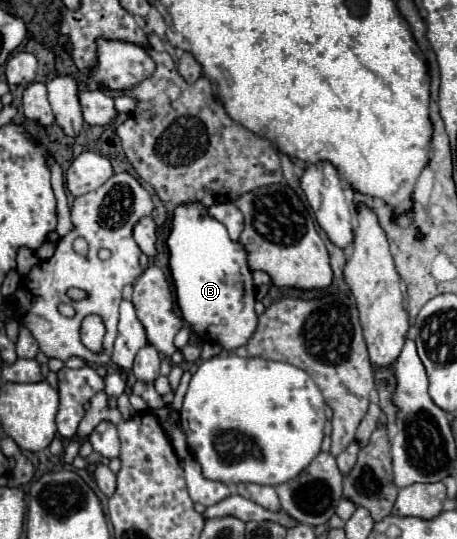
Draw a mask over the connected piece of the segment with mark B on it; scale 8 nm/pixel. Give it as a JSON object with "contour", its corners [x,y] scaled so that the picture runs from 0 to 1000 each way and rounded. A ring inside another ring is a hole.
{"contour":[[[405,375],[379,390],[365,460],[396,590],[422,605],[422,616],[475,635],[488,649],[536,642],[558,620],[562,583],[558,527],[532,453],[501,442],[497,423],[457,397],[453,382],[440,375]]]}

